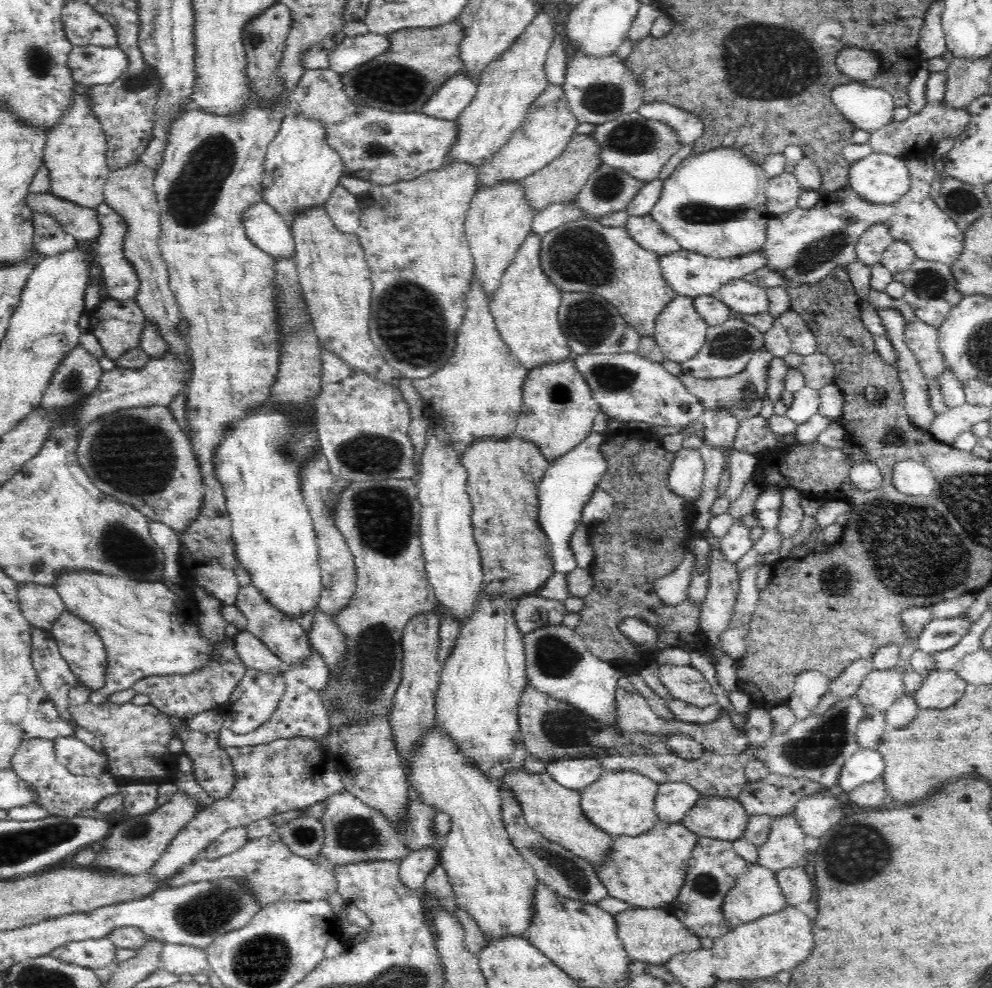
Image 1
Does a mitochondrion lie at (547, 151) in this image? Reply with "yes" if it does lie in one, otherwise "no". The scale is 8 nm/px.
no

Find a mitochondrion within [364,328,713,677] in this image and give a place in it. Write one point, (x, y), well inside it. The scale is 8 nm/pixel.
(611, 378)

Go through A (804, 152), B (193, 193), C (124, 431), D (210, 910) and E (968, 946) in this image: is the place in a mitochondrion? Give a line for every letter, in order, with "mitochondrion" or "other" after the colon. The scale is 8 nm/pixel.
A: other
B: mitochondrion
C: mitochondrion
D: mitochondrion
E: other

